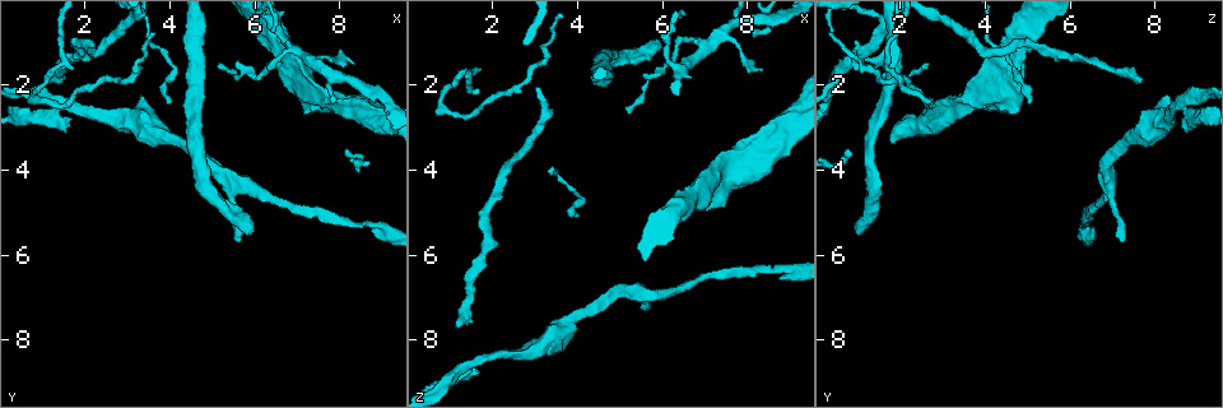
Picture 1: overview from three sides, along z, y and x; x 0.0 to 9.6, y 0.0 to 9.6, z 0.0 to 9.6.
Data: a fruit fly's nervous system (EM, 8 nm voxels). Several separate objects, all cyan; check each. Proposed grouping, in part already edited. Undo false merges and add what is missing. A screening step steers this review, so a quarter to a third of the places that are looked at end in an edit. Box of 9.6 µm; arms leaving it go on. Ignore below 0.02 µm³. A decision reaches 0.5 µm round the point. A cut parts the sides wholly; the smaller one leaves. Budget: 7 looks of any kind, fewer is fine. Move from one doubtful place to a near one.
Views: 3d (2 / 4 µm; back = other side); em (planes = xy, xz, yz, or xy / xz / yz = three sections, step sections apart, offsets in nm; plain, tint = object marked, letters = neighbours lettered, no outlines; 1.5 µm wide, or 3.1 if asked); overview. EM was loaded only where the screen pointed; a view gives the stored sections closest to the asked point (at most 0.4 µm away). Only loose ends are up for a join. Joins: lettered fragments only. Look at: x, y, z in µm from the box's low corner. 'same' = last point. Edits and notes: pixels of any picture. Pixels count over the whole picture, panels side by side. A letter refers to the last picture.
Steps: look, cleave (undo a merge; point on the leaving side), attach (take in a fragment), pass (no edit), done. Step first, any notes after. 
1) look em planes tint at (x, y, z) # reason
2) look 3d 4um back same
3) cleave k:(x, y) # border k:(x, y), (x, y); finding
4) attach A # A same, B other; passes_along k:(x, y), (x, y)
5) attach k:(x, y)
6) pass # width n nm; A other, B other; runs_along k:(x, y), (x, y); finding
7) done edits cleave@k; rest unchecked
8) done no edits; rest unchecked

look em planes letters at (3.35, 2.30, 8.30) # free end

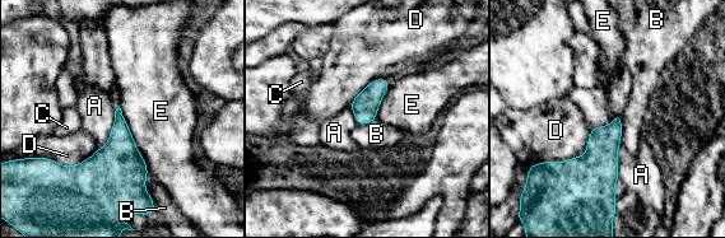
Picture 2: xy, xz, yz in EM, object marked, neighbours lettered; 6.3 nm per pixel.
pass # A other, B other, C other, D other, E other; border 2:(119, 107), (149, 172); no lettered fragment goes on from it

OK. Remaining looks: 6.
look em planes tint at (0.75, 2.20, 2.40) # abrupt turn

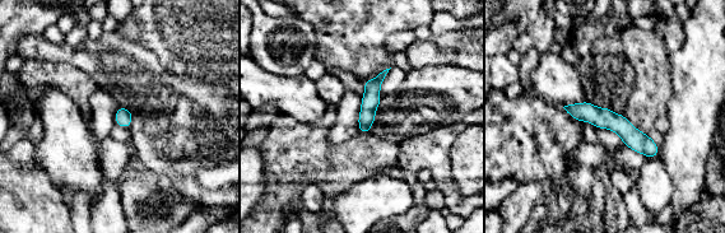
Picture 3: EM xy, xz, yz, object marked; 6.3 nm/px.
look em planes letters same

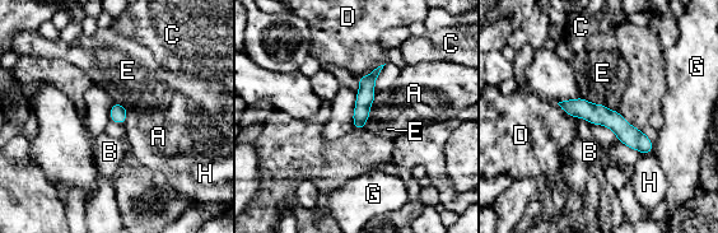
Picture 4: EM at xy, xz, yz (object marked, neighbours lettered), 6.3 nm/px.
pass # width 110 nm; A other, B other, C other, D other, E other, G other, H other; border 4:(581, 97), (616, 111); all the same neuron

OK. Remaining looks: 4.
look em xy step 8 letters at (5.95, 5.45, 1.05) # free end

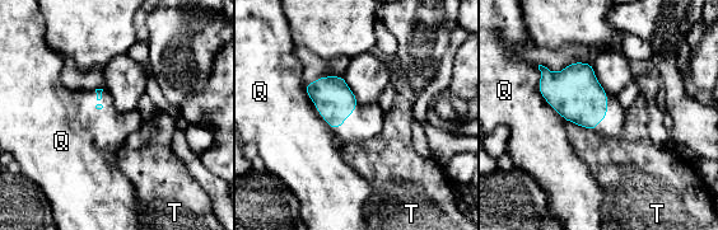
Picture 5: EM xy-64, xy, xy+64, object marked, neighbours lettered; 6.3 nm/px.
look em planes letters same # another direction

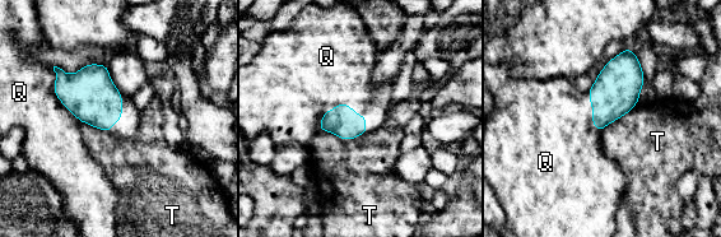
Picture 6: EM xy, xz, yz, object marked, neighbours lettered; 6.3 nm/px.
attach Q # width 200 nm; Q same, T other; it goes on there

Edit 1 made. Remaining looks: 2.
done edits attach@6; rest unchecked

